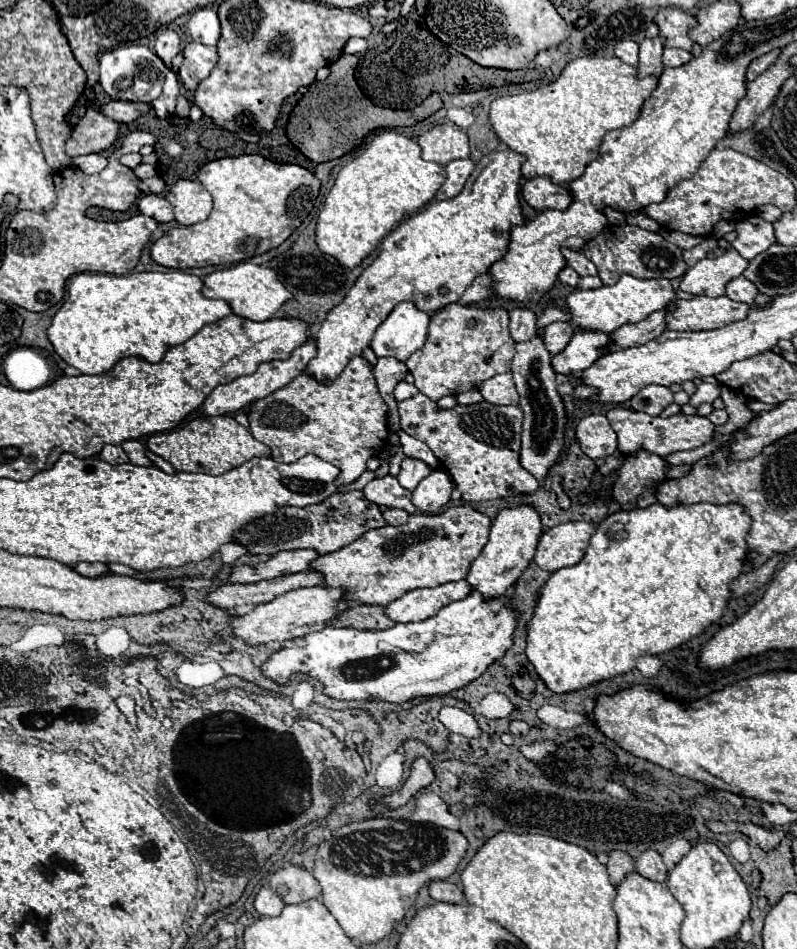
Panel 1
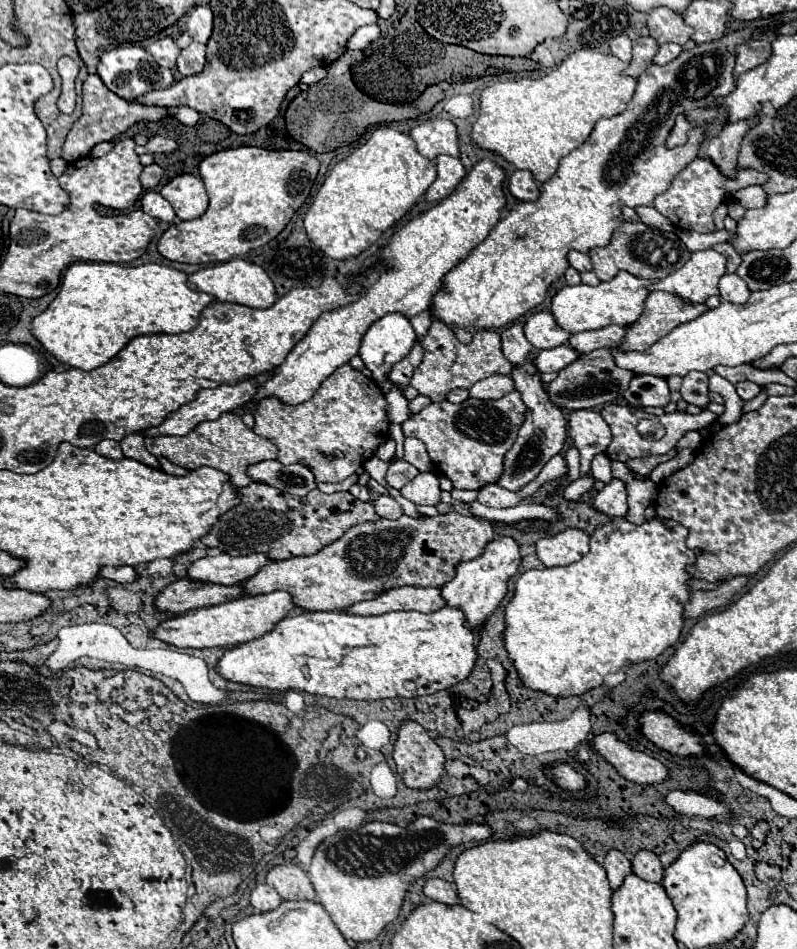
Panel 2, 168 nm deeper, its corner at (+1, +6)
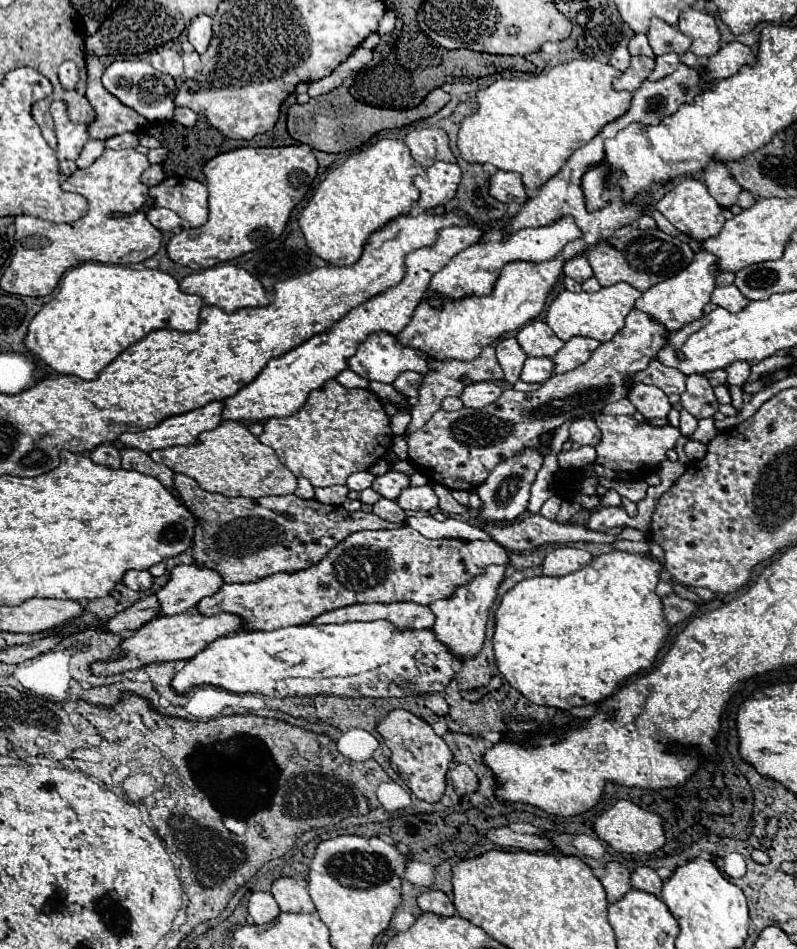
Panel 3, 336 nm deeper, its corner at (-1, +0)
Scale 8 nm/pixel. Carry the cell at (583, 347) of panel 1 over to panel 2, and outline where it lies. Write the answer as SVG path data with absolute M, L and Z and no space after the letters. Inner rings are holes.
M561 344L557 348L541 350L535 362L537 362L537 370L541 372L559 372L567 368L571 362L575 362L579 356L581 352L577 352L571 344Z

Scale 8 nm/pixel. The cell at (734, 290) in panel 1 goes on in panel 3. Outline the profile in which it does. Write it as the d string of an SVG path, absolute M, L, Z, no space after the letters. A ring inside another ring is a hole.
M733 284L723 286L723 288L715 288L713 294L711 294L711 302L729 310L729 312L739 312L749 304L749 300Z

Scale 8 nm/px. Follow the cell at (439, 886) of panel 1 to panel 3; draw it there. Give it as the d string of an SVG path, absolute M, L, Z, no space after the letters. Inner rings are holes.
M429 890L429 892L419 894L417 906L421 908L421 912L431 912L437 916L453 916L455 914L453 902L441 890Z

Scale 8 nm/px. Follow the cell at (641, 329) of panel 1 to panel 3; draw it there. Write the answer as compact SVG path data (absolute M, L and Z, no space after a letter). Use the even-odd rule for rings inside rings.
M571 338L569 342L565 342L565 346L553 356L553 374L563 374L569 372L573 368L577 368L579 364L587 362L591 352L599 346L597 340L591 338Z

